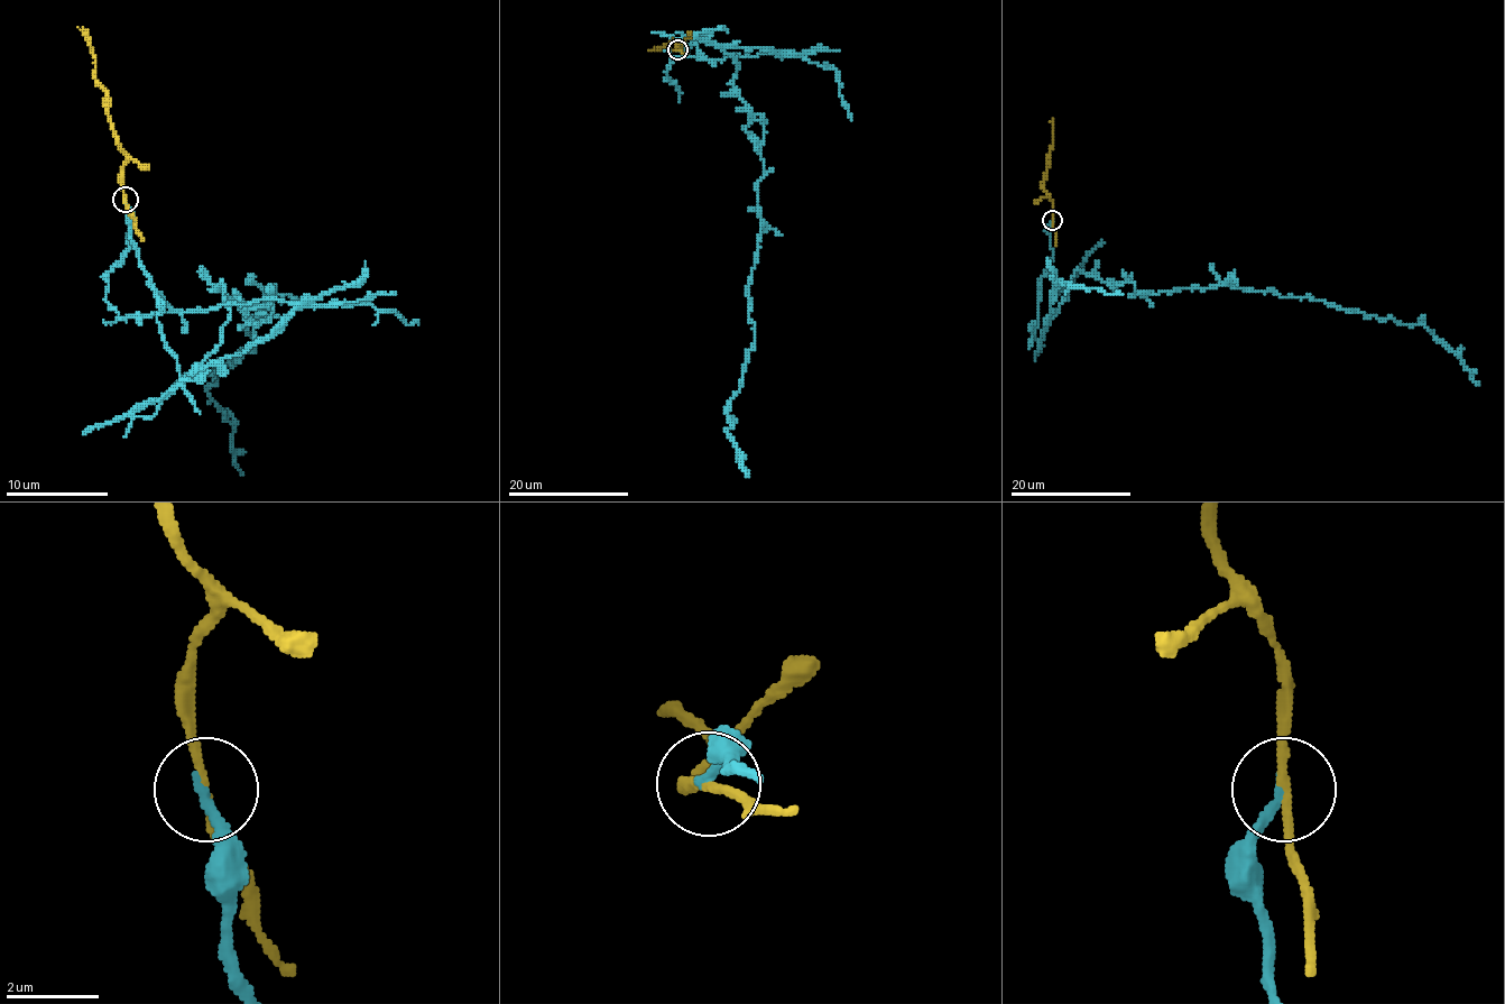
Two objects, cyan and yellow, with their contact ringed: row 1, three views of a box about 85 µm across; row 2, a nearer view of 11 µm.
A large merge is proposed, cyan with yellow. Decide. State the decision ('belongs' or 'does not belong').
does not belong

